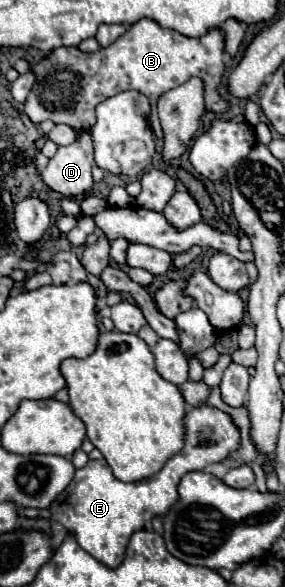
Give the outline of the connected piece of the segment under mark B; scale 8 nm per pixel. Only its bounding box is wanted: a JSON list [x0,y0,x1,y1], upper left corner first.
[24,18,232,138]

